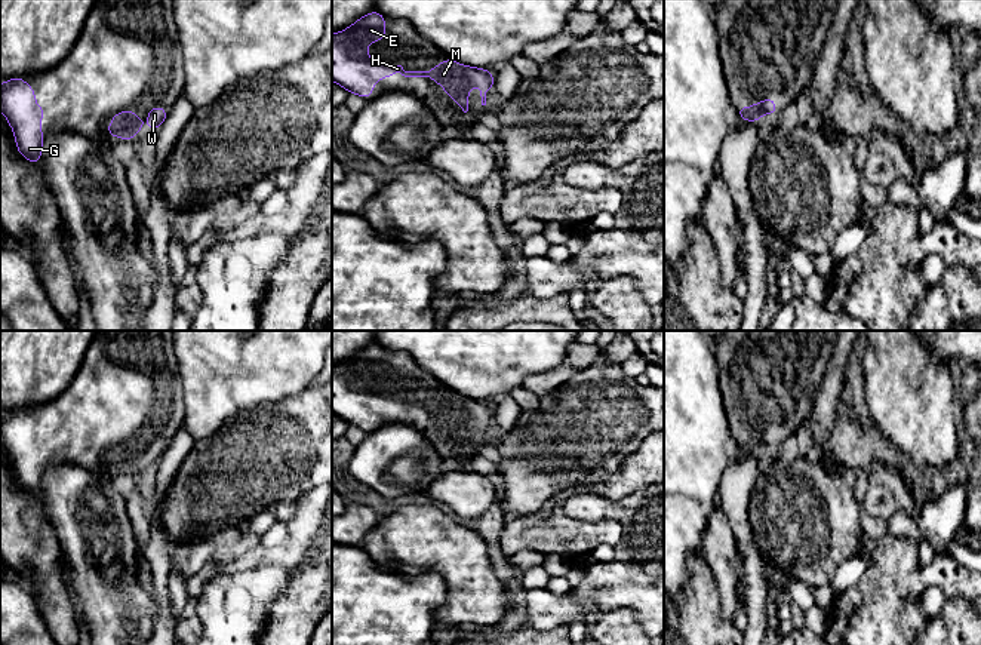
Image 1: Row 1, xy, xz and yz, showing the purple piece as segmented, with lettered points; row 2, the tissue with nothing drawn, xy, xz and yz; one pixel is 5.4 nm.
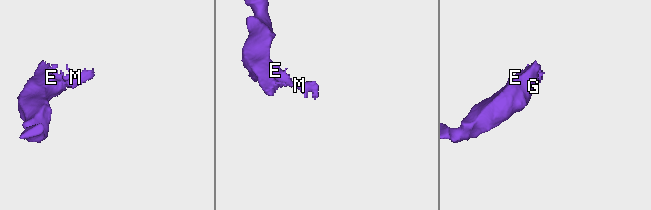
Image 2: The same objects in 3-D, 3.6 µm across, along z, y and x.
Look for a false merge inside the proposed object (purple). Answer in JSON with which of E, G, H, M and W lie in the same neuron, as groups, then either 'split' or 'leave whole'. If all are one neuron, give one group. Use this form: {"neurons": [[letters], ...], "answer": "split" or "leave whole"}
{"neurons": [["E", "G", "H", "M", "W"]], "answer": "leave whole"}

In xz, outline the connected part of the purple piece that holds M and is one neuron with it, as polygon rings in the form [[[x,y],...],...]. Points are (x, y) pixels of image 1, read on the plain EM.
[[[373,343],[348,360],[332,366],[332,414],[348,426],[368,431],[381,409],[390,411],[394,405],[405,409],[431,409],[464,445],[468,443],[468,423],[479,415],[482,437],[486,437],[486,424],[495,418],[493,406],[488,400],[476,400],[446,390],[431,403],[405,403],[402,397],[381,397],[378,391],[369,391],[368,375],[385,372],[385,351]]]

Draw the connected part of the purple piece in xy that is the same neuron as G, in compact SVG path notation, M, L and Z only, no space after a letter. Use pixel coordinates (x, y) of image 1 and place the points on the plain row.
M13 409L0 417L0 443L10 457L18 485L34 497L41 492L41 448L46 439L36 437L36 423L24 414L24 409Z

